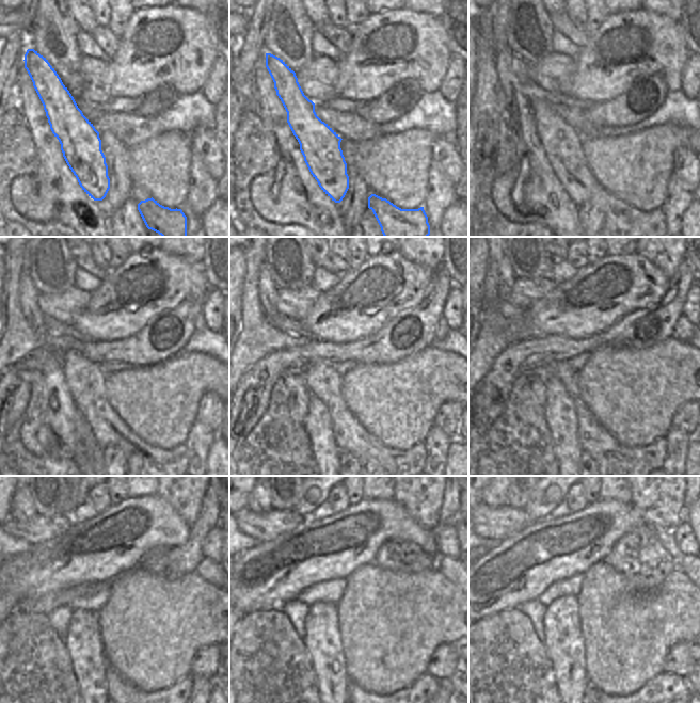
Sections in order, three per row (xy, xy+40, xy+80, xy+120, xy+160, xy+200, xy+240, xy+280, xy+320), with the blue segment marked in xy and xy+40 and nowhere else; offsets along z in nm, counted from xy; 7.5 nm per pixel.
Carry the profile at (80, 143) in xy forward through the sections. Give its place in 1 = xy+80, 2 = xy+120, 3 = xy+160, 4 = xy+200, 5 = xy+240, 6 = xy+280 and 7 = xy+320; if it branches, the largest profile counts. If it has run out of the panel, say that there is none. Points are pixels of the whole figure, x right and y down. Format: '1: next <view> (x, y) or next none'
1: next xy+80 (562, 144)
2: next xy+120 (85, 380)
3: next xy+160 (322, 381)
4: next xy+200 (608, 453)
5: next xy+240 (121, 691)
6: next xy+280 (425, 688)
7: next xy+320 (665, 687)

